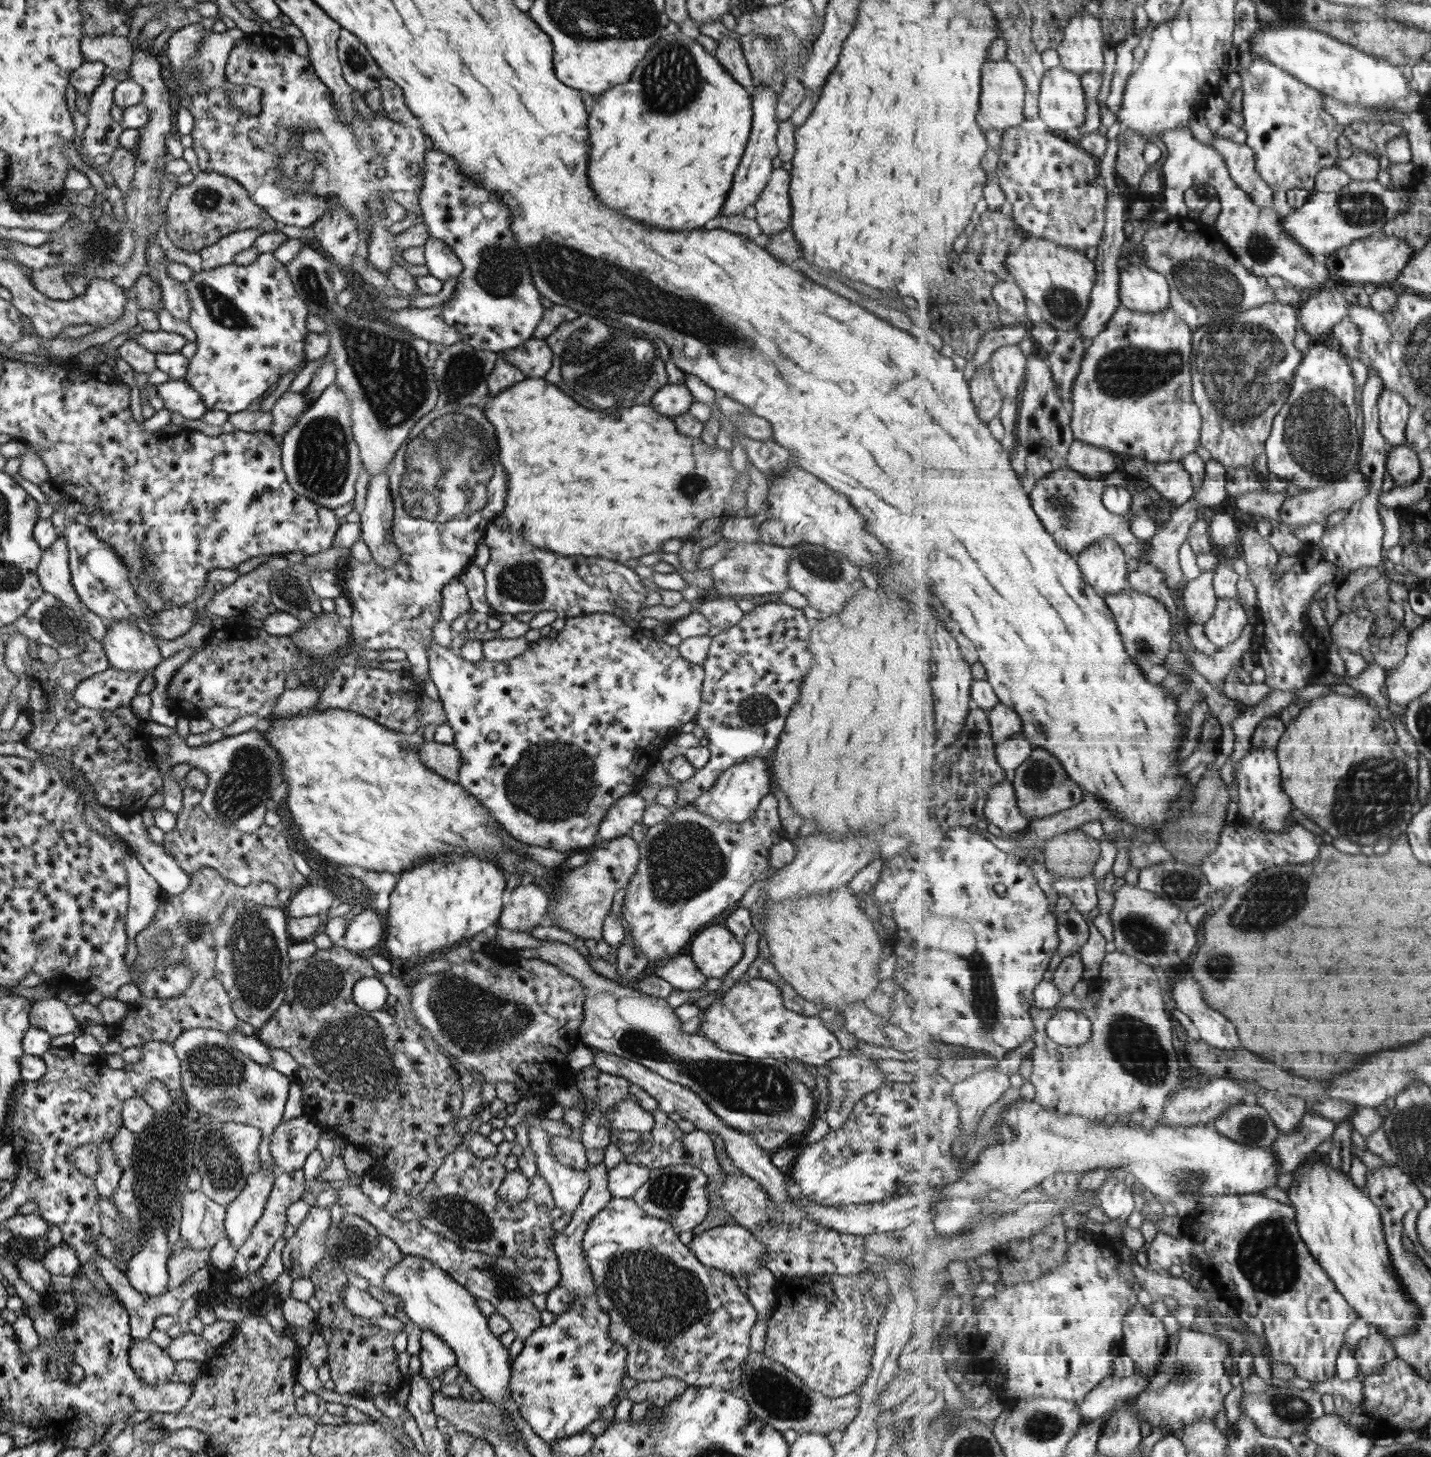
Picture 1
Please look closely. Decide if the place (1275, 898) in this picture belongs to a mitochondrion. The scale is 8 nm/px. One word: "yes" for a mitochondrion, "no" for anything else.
yes

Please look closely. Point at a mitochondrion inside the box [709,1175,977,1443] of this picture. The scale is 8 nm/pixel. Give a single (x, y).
(780, 1396)

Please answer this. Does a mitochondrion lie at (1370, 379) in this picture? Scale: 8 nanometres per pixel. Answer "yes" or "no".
no

